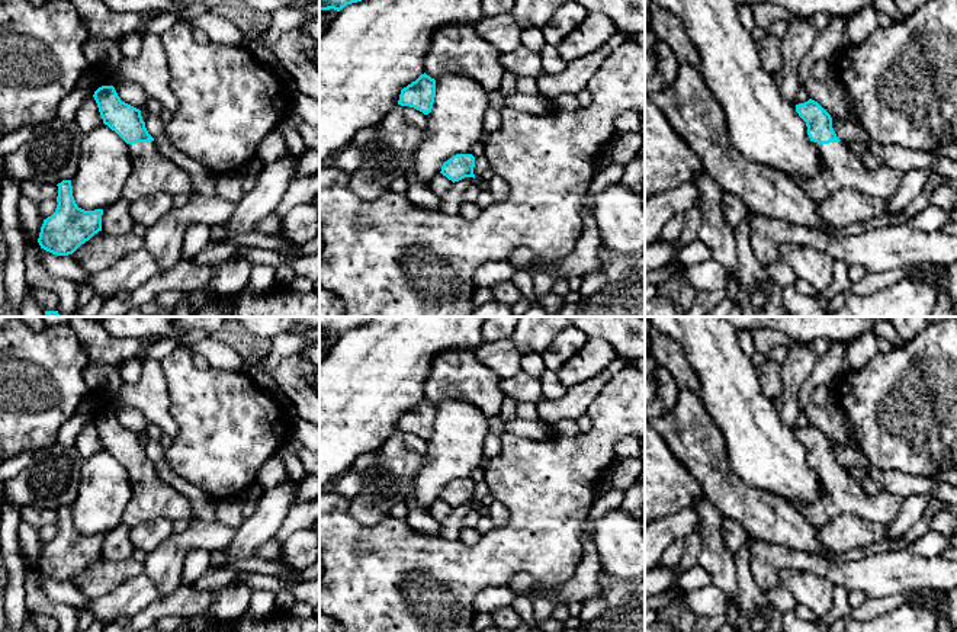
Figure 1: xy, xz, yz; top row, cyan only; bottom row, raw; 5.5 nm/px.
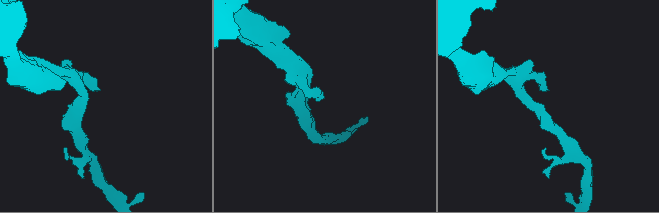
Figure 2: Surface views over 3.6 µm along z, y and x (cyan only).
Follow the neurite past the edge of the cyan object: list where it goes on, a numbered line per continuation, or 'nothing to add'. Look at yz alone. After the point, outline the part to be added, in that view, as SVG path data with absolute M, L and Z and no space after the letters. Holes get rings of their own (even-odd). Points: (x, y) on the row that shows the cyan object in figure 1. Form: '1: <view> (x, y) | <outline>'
1: yz (841, 167) | M844 141L829 144L815 142L815 145L823 170L797 183L818 202L822 202L841 187L889 199L902 185L905 171L890 167L868 169L848 150Z

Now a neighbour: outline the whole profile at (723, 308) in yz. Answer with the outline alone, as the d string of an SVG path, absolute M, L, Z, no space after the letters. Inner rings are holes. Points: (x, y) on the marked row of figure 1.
M729 298L720 301L716 307L713 307L704 317L729 317L735 302Z

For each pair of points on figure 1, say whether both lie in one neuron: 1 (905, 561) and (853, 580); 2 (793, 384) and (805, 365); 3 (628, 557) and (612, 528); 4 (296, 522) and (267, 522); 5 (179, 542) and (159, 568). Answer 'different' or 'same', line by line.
1: same
2: same
3: same
4: different
5: same

